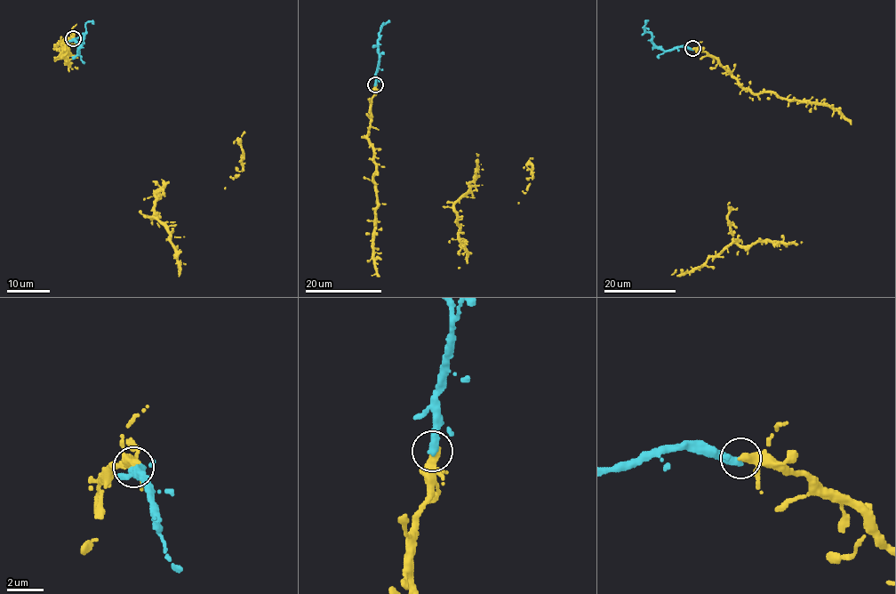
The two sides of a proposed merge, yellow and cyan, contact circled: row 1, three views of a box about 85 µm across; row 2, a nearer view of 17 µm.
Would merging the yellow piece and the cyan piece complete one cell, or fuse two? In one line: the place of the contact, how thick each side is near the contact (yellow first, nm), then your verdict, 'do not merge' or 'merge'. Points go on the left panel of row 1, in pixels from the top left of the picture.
(73, 38) | 320/400 nm | merge

